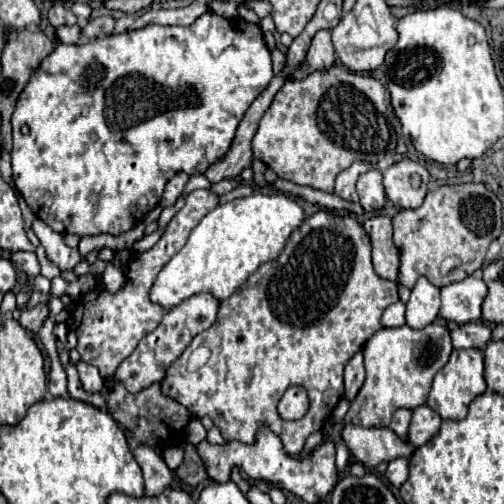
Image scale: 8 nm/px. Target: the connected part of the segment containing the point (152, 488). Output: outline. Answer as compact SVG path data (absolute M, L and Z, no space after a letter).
M134 444L132 446L132 454L134 454L138 466L142 468L146 496L156 496L164 488L170 486L170 482L174 480L174 474L164 464L164 460L156 454L154 448L150 448L146 444Z

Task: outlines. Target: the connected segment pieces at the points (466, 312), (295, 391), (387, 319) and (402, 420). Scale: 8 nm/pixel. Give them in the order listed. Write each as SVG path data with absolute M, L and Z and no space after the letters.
M474 274L468 276L466 280L442 286L440 288L442 306L440 306L438 318L446 322L456 322L456 324L480 320L482 316L480 306L486 294L488 294L488 288L484 280Z
M290 386L280 404L278 404L278 412L284 420L296 420L296 418L302 418L308 410L308 394L302 386Z
M394 302L392 306L388 306L382 314L382 326L404 326L404 304L402 302Z
M398 408L392 416L392 422L390 422L390 428L404 440L406 438L406 432L408 432L408 422L410 422L410 416L412 416L412 410L408 408Z

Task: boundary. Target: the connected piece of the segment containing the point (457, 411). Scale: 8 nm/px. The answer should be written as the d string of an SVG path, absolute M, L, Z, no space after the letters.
M452 350L448 364L436 374L428 392L426 404L442 416L442 420L462 420L468 414L468 404L486 390L484 382L484 356L482 350Z

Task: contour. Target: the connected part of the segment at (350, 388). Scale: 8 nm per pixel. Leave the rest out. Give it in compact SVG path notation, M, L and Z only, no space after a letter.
M356 352L352 360L346 364L344 370L344 398L352 402L356 394L360 392L360 386L364 384L364 364L362 364L362 352Z

